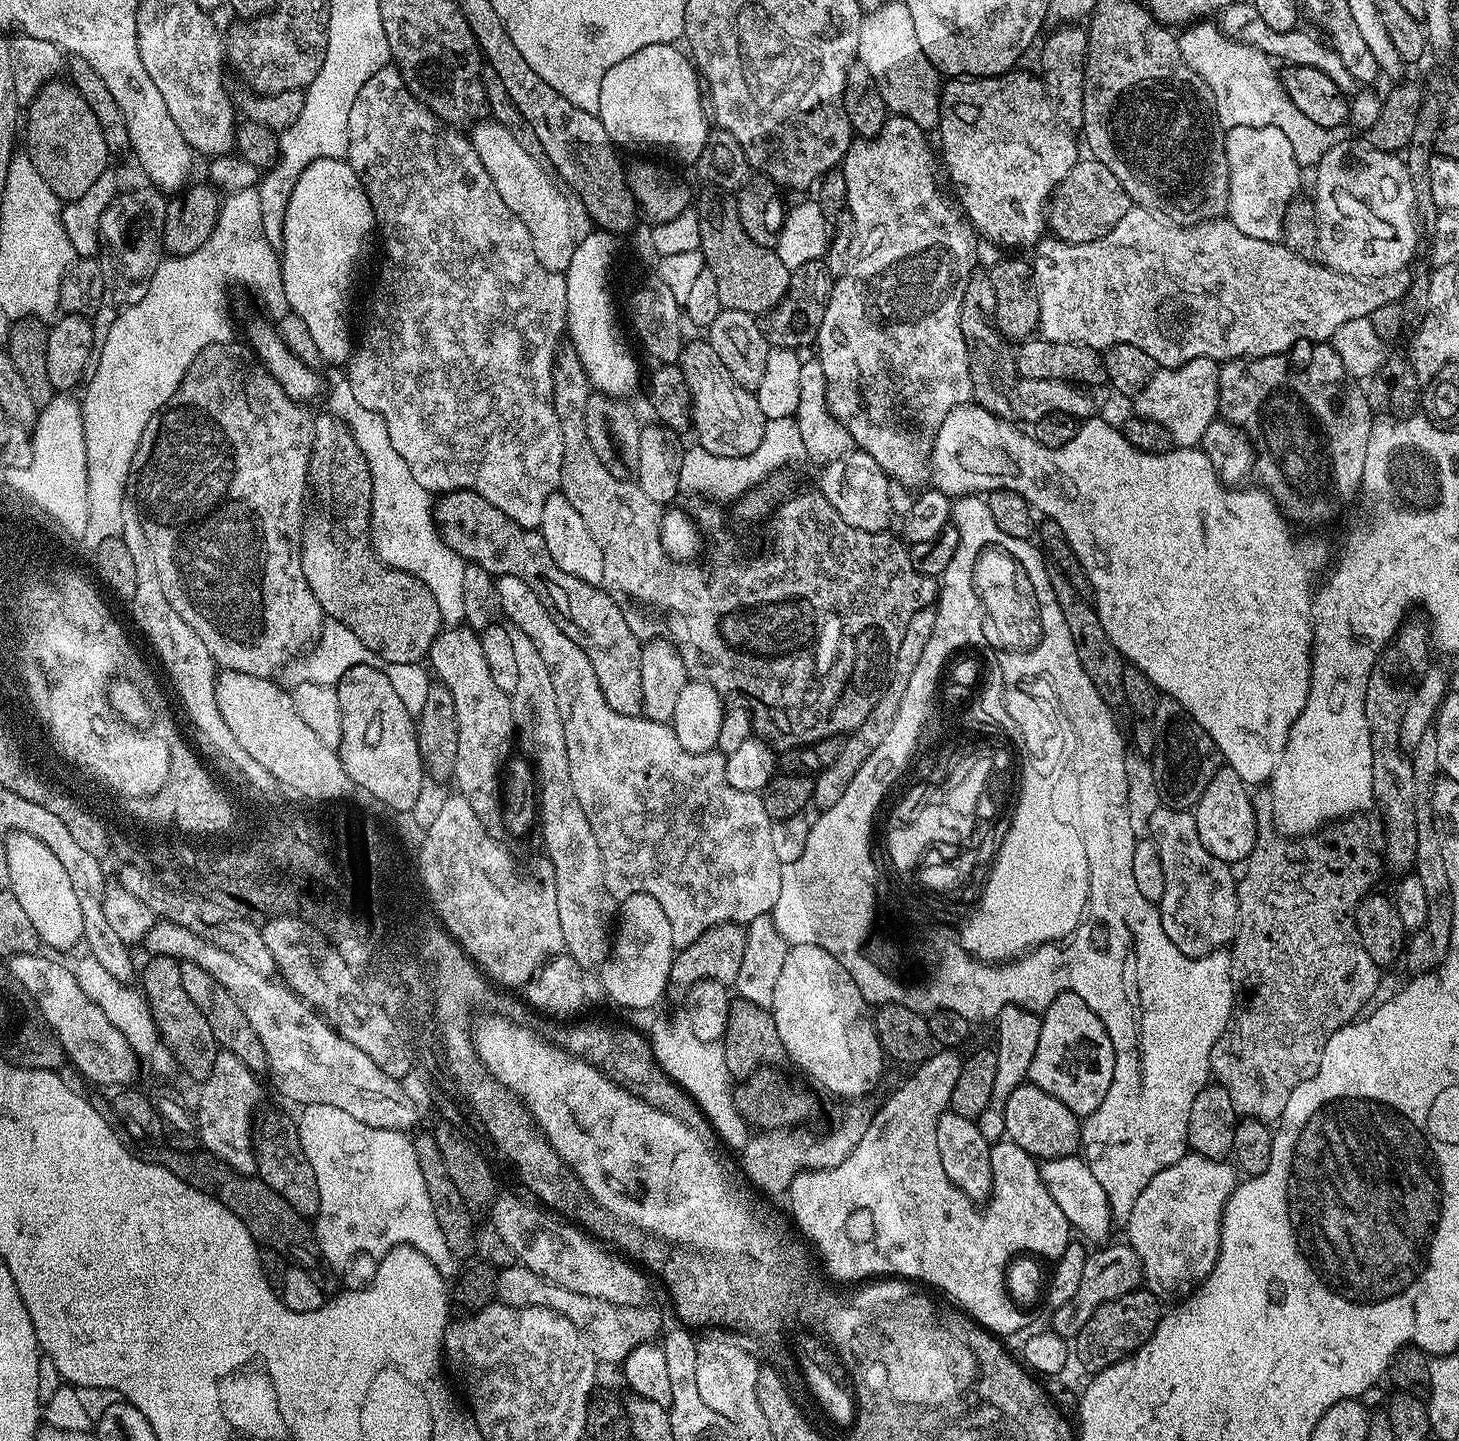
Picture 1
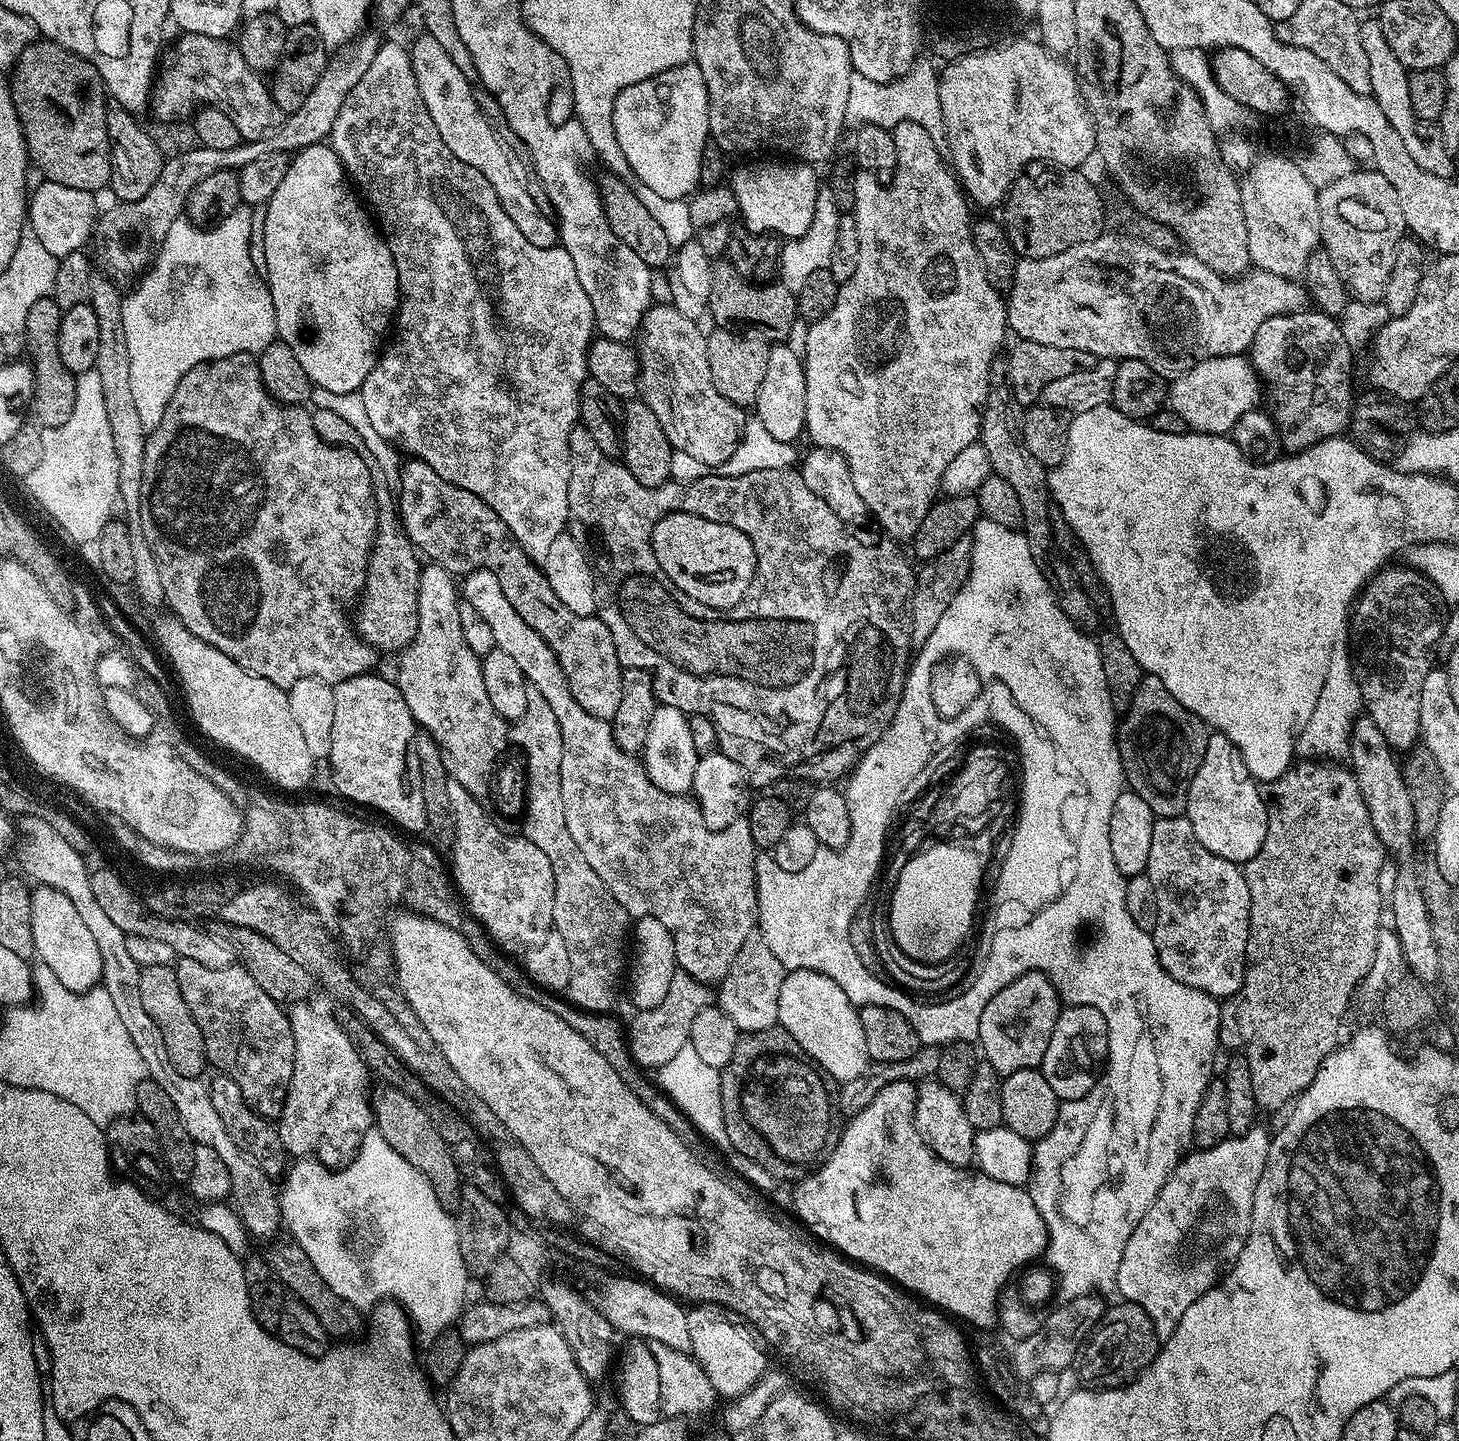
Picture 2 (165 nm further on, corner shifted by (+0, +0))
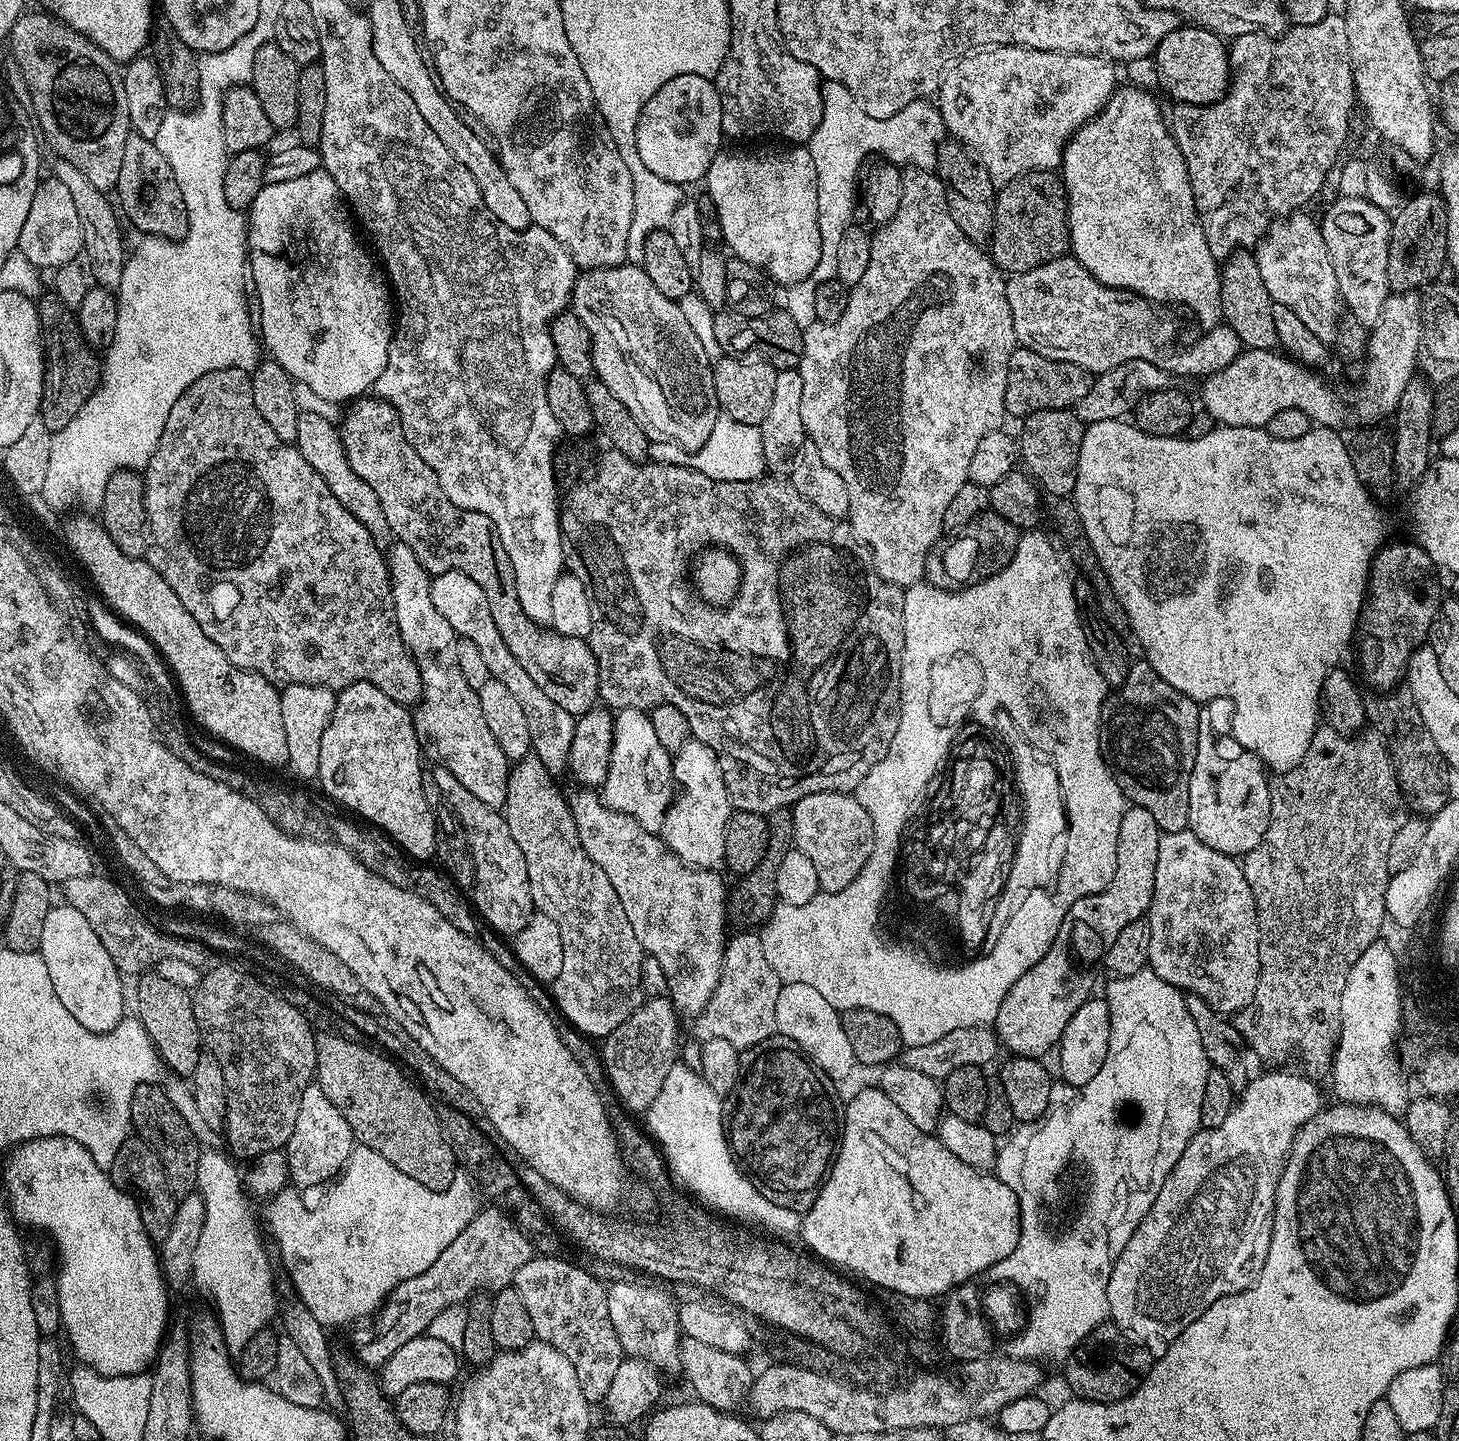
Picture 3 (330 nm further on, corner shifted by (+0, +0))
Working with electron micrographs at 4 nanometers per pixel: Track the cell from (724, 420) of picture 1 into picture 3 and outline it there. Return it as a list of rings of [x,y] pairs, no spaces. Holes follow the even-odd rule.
[[[625,262],[614,268],[581,271],[572,288],[570,310],[588,327],[588,333],[592,336],[595,375],[603,380],[626,410],[643,424],[649,439],[652,442],[670,440],[669,443],[685,450],[703,449],[718,425],[718,405],[712,377],[714,364],[706,351],[702,350],[702,343],[686,322],[679,303],[661,294],[658,286],[650,282],[643,267]]]

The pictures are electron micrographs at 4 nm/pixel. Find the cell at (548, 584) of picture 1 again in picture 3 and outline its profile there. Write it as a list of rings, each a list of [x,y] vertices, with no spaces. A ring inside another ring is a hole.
[[[360,398],[349,408],[352,409],[343,413],[339,425],[346,458],[354,474],[378,494],[378,502],[382,502],[382,511],[386,513],[386,522],[390,522],[393,537],[406,542],[406,546],[414,550],[418,562],[422,562],[432,576],[458,570],[482,586],[486,606],[490,606],[490,618],[494,618],[502,642],[506,642],[510,654],[518,658],[526,674],[538,682],[546,698],[558,702],[558,706],[574,718],[597,707],[600,695],[598,662],[591,646],[587,639],[564,636],[526,618],[522,602],[518,602],[518,590],[514,590],[510,558],[506,558],[501,536],[490,518],[486,518],[486,514],[462,510],[446,498],[436,472],[422,462],[408,441],[404,424],[394,406],[379,398]]]

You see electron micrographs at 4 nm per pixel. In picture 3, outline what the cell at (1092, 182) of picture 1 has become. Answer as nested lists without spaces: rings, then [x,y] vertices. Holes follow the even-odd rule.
[[[1037,170],[1015,180],[1007,181],[996,193],[994,206],[994,230],[990,241],[990,255],[996,267],[1005,274],[1028,272],[1031,268],[1042,266],[1056,260],[1069,251],[1068,243],[1068,198],[1064,181],[1055,171]]]

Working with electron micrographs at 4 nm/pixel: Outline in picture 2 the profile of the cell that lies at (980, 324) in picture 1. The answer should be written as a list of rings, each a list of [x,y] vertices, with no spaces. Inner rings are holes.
[[[998,358],[992,363],[992,378],[988,386],[987,401],[981,409],[979,443],[990,457],[993,473],[1010,482],[1010,486],[1018,495],[1023,512],[1022,533],[1027,538],[1032,559],[1048,578],[1062,612],[1073,623],[1080,625],[1080,612],[1084,612],[1084,608],[1091,608],[1094,604],[1090,602],[1089,596],[1082,589],[1068,560],[1056,547],[1049,512],[1052,507],[1051,492],[1048,486],[1049,473],[1044,464],[1040,463],[1026,447],[1025,435],[1022,434],[1025,409],[1014,398],[1007,378],[1007,363]]]

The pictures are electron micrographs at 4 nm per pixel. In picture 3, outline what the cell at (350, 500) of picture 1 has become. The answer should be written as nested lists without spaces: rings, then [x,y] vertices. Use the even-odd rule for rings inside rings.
[[[316,410],[316,412],[301,411],[297,415],[296,425],[298,434],[294,443],[302,454],[302,458],[306,458],[306,462],[310,462],[310,466],[314,466],[314,470],[318,470],[318,474],[322,474],[322,482],[326,482],[326,486],[330,486],[330,492],[334,494],[334,498],[338,498],[338,502],[342,502],[342,506],[346,506],[346,510],[350,510],[350,514],[354,514],[354,518],[358,518],[358,522],[362,522],[366,526],[366,530],[370,530],[378,547],[382,550],[387,549],[394,540],[390,522],[386,522],[386,513],[382,511],[382,502],[378,502],[378,494],[374,494],[374,490],[370,490],[370,486],[366,482],[362,482],[362,478],[358,478],[358,474],[354,474],[354,470],[346,458],[339,427],[333,421],[327,420],[323,411],[320,410]]]

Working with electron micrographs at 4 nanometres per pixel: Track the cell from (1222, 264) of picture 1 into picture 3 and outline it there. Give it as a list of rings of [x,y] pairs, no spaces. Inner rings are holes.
[[[1065,254],[1056,260],[1046,262],[1037,268],[1031,268],[1028,272],[1017,272],[1007,281],[1006,291],[1008,293],[1008,301],[1010,302],[1010,318],[1014,318],[1014,334],[1016,335],[1017,345],[1021,348],[1029,348],[1038,354],[1042,354],[1046,358],[1054,358],[1058,362],[1074,362],[1074,366],[1083,368],[1089,374],[1099,374],[1110,370],[1114,366],[1122,366],[1122,362],[1127,360],[1141,360],[1142,362],[1150,362],[1154,366],[1158,366],[1162,371],[1176,376],[1197,376],[1203,378],[1205,376],[1213,376],[1218,370],[1222,370],[1226,366],[1230,366],[1230,362],[1234,362],[1234,358],[1239,356],[1242,351],[1240,339],[1234,334],[1234,330],[1227,326],[1217,326],[1207,329],[1197,338],[1193,344],[1188,344],[1183,348],[1182,345],[1176,344],[1176,328],[1172,325],[1172,320],[1168,316],[1163,316],[1159,312],[1155,303],[1149,302],[1142,296],[1136,296],[1123,288],[1107,288],[1102,282],[1098,282],[1092,275],[1082,267],[1071,254]]]

